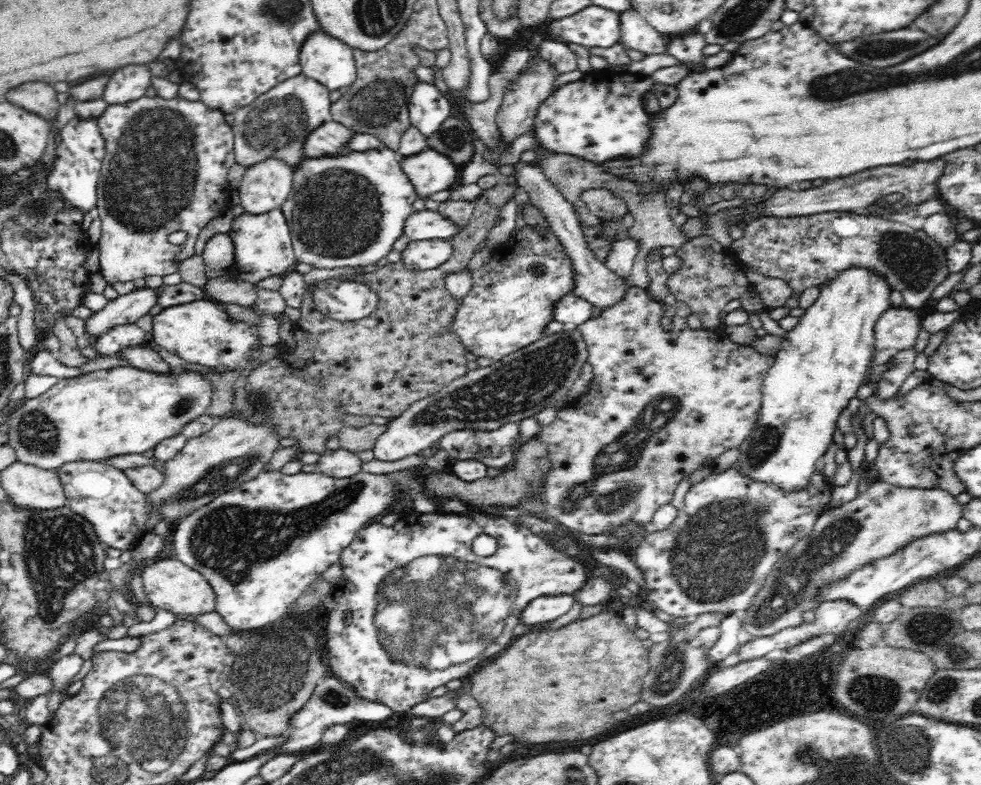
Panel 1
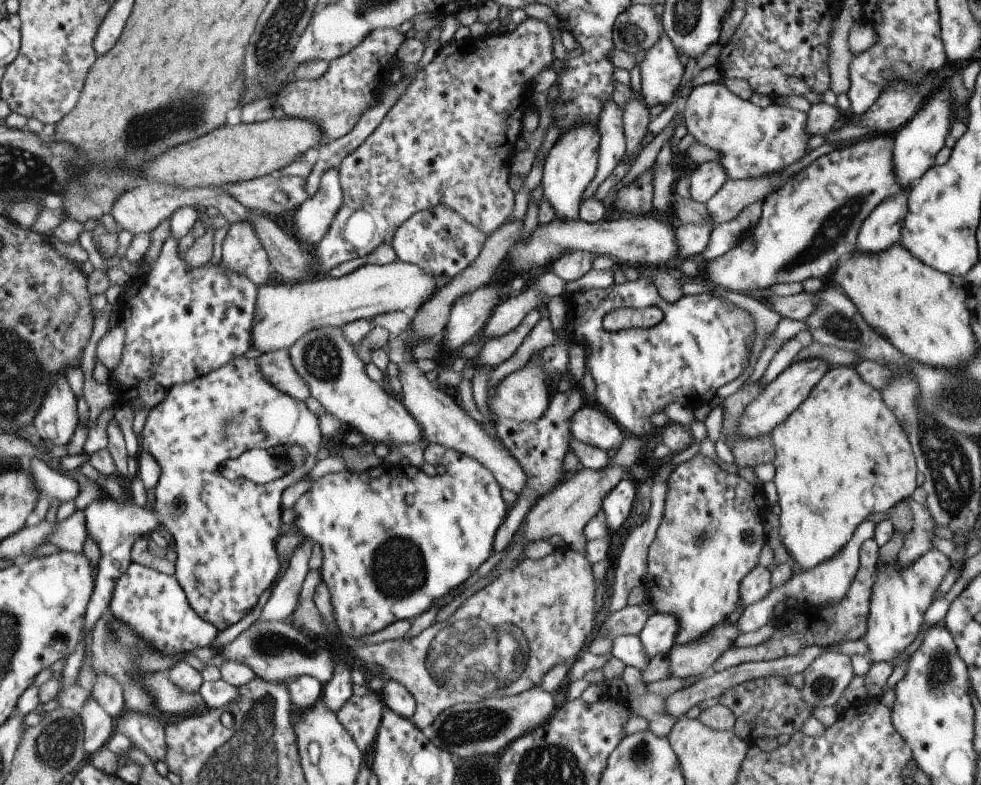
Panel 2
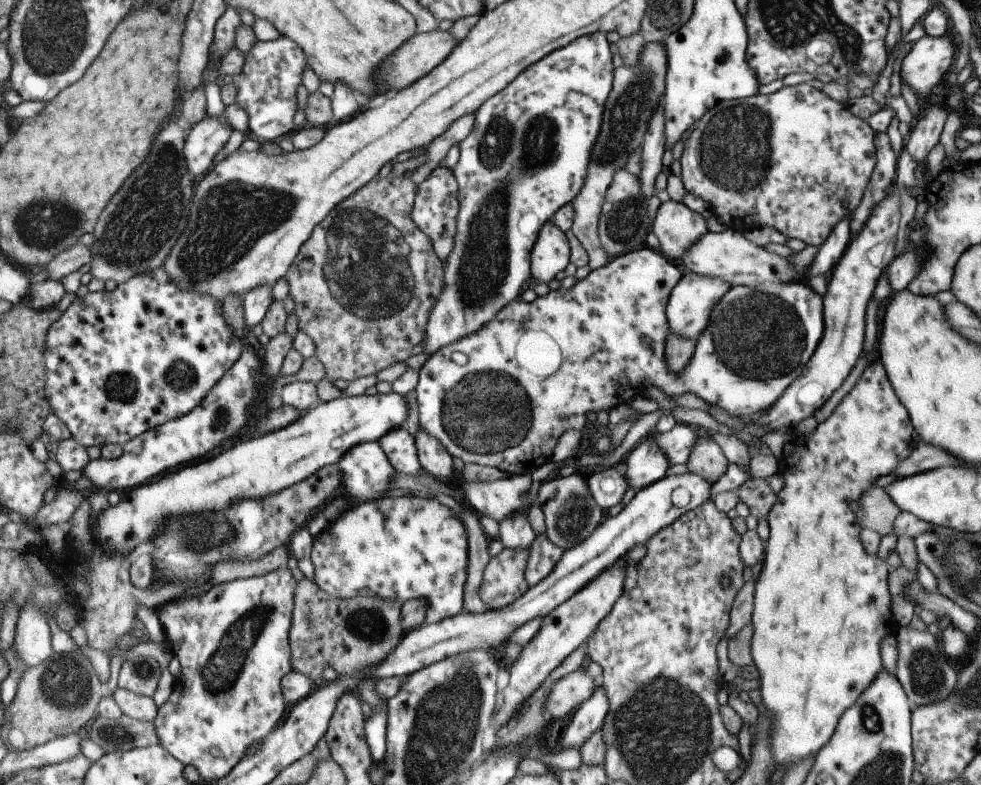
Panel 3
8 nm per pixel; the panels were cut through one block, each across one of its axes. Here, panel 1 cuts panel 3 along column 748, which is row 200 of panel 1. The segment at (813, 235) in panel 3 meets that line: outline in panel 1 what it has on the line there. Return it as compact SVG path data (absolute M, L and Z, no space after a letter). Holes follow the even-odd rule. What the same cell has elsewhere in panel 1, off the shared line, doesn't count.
M158 95L148 97L141 96L139 100L132 100L125 104L109 105L102 115L95 119L100 134L104 137L105 157L101 166L100 176L97 187L96 208L101 219L101 236L96 244L96 248L100 252L99 264L101 264L100 272L108 283L110 282L128 282L136 280L136 278L145 278L146 276L166 276L166 274L174 274L179 268L179 262L186 260L195 255L194 244L200 234L200 230L216 216L223 214L231 207L230 202L230 183L228 181L228 170L237 163L235 159L234 128L224 119L224 113L209 108L200 100L190 101L186 98L176 96L171 100L160 98ZM184 230L188 233L185 244L181 247L175 247L168 241L168 235L172 232Z

